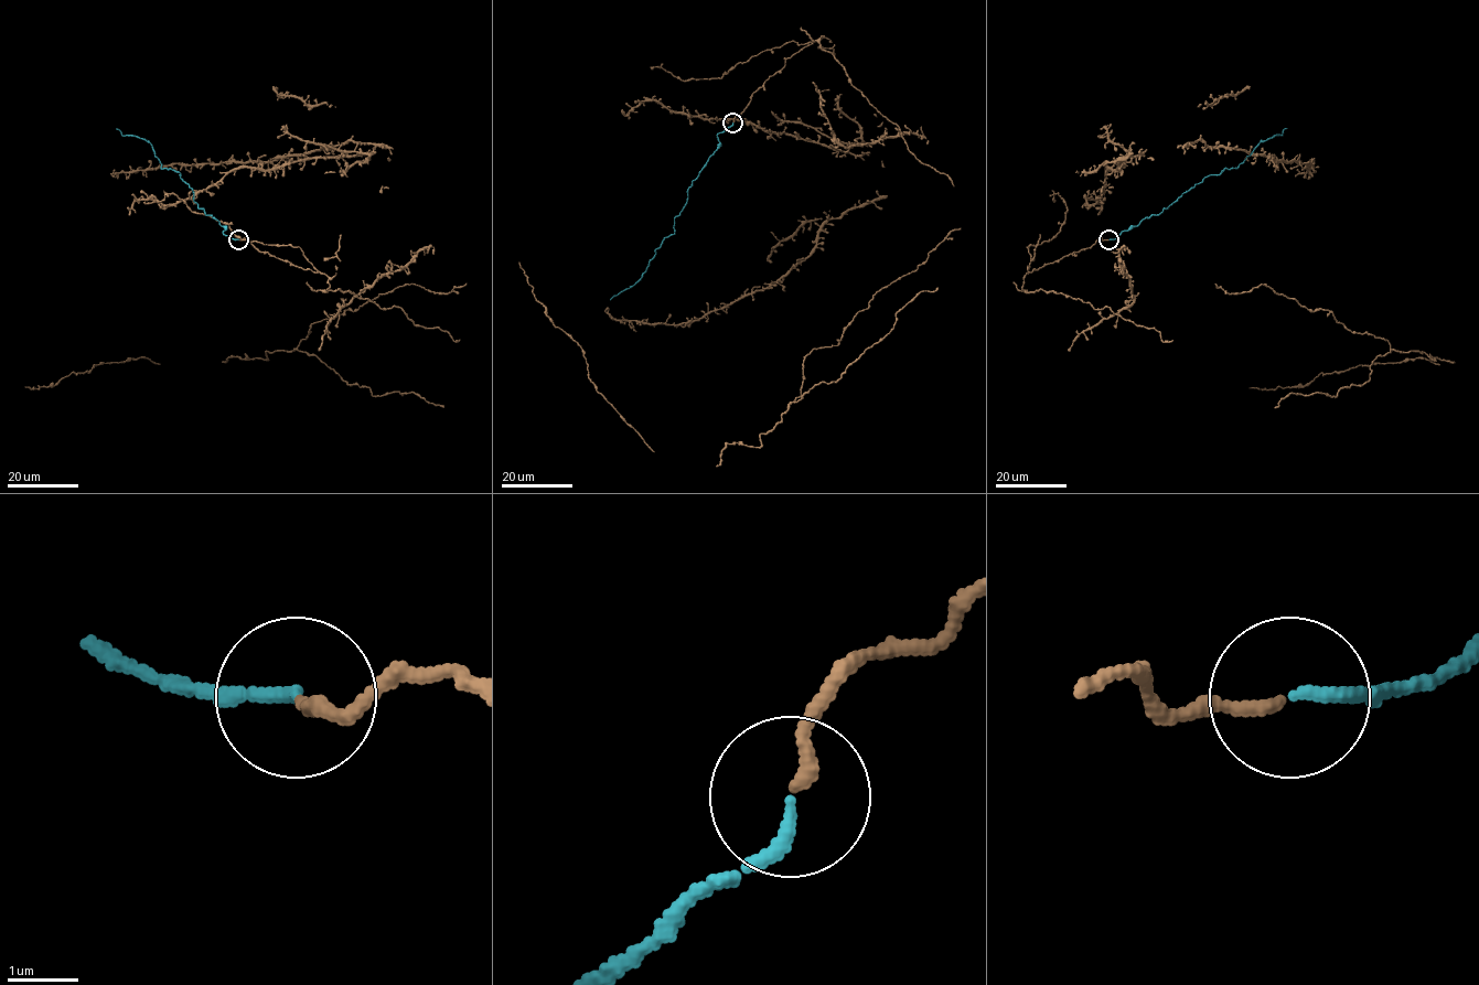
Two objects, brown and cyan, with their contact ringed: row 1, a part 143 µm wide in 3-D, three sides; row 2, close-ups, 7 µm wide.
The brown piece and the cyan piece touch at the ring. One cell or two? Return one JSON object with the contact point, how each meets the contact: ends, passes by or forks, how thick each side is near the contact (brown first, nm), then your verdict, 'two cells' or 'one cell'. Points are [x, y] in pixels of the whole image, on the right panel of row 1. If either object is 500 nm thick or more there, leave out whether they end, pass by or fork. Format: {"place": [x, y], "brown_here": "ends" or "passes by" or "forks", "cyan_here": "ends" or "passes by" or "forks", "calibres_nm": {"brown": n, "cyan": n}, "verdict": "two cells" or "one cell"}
{"place": [1108, 239], "brown_here": "ends", "cyan_here": "ends", "calibres_nm": {"brown": 180, "cyan": 160}, "verdict": "one cell"}

